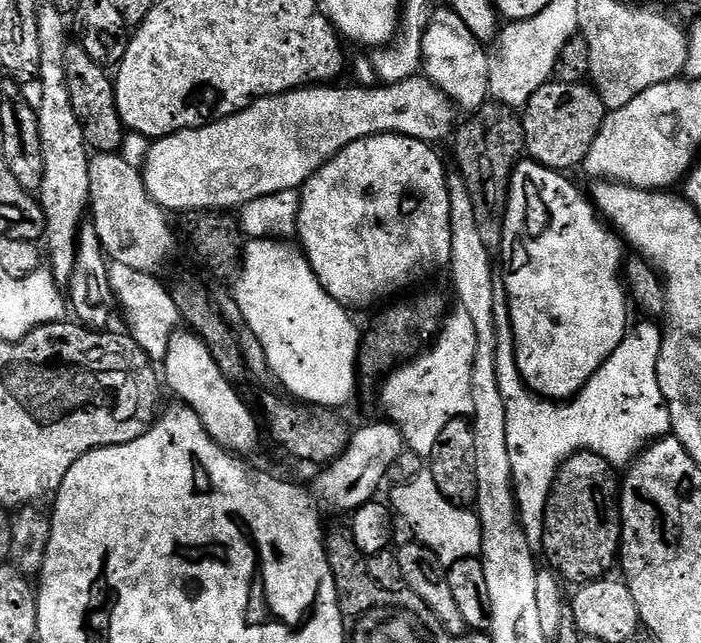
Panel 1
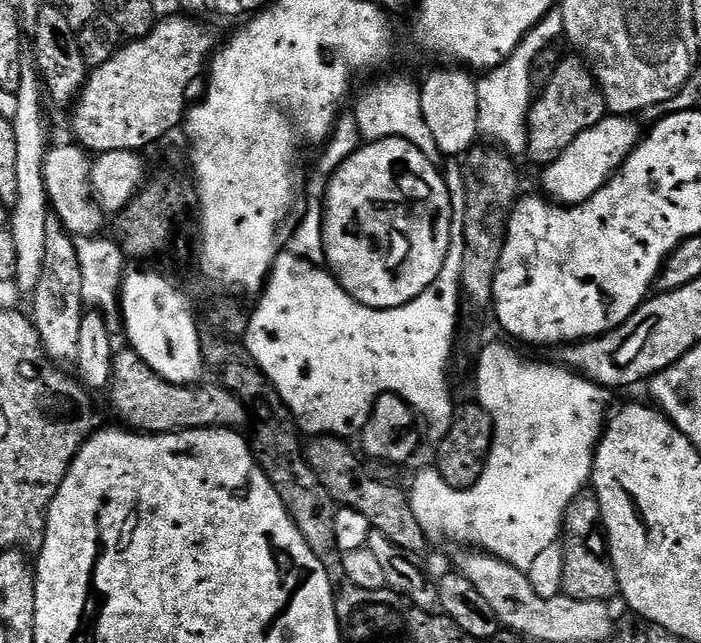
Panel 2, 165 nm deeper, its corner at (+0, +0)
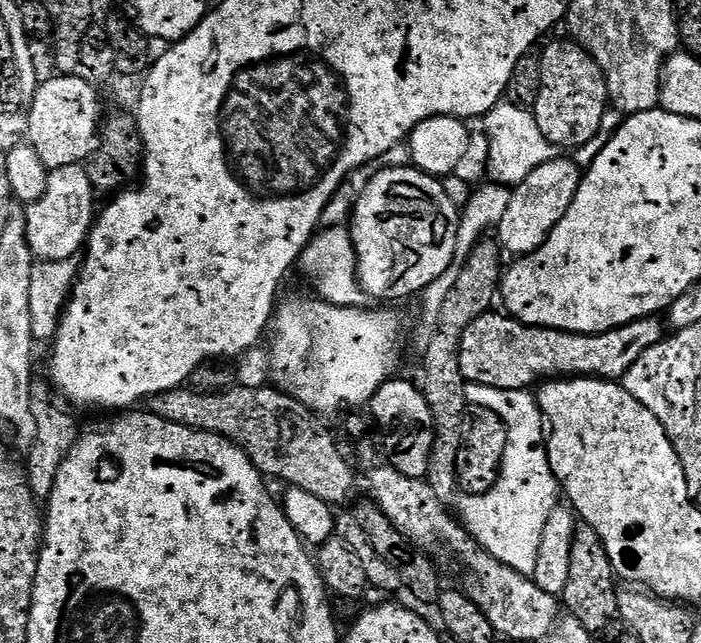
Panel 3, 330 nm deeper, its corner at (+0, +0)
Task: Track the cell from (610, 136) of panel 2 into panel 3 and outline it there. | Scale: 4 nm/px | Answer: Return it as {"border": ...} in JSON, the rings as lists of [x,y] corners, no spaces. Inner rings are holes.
{"border":[[[557,158],[546,162],[546,166],[538,166],[534,174],[530,174],[521,184],[511,189],[510,206],[506,209],[498,225],[498,243],[505,253],[512,258],[528,256],[540,248],[542,241],[547,238],[562,222],[566,210],[570,210],[570,202],[574,202],[574,194],[578,194],[578,186],[582,168],[572,160]]]}

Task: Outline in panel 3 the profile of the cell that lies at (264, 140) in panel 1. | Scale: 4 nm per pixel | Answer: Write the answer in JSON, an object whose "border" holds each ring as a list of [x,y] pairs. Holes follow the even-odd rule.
{"border":[[[84,164],[62,166],[49,171],[48,185],[42,198],[27,205],[23,213],[28,245],[37,261],[70,259],[85,247],[94,223],[92,196],[94,189]]]}

